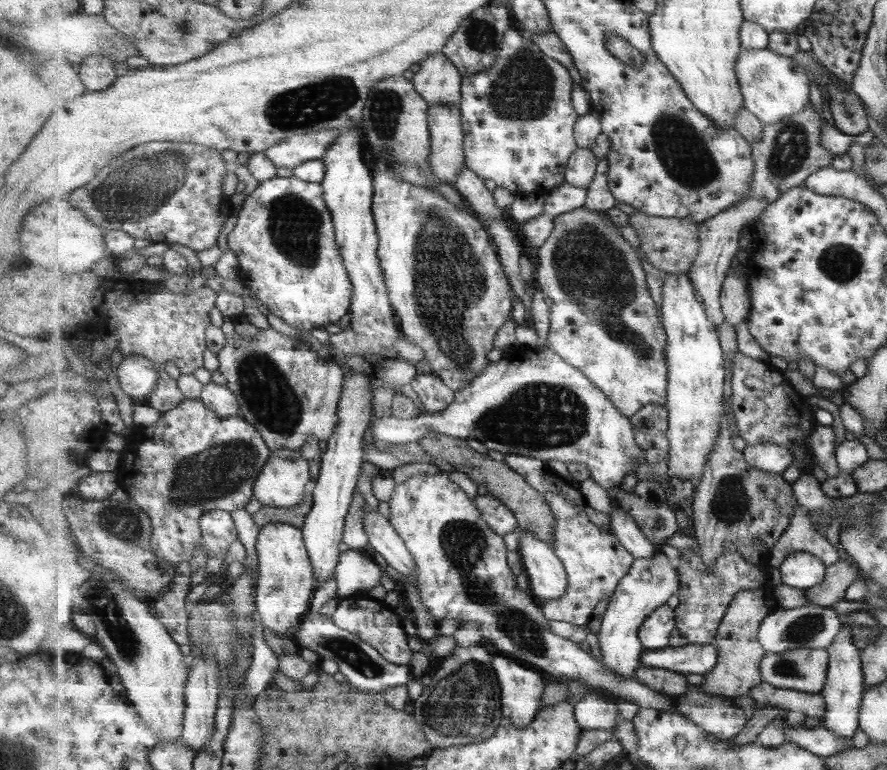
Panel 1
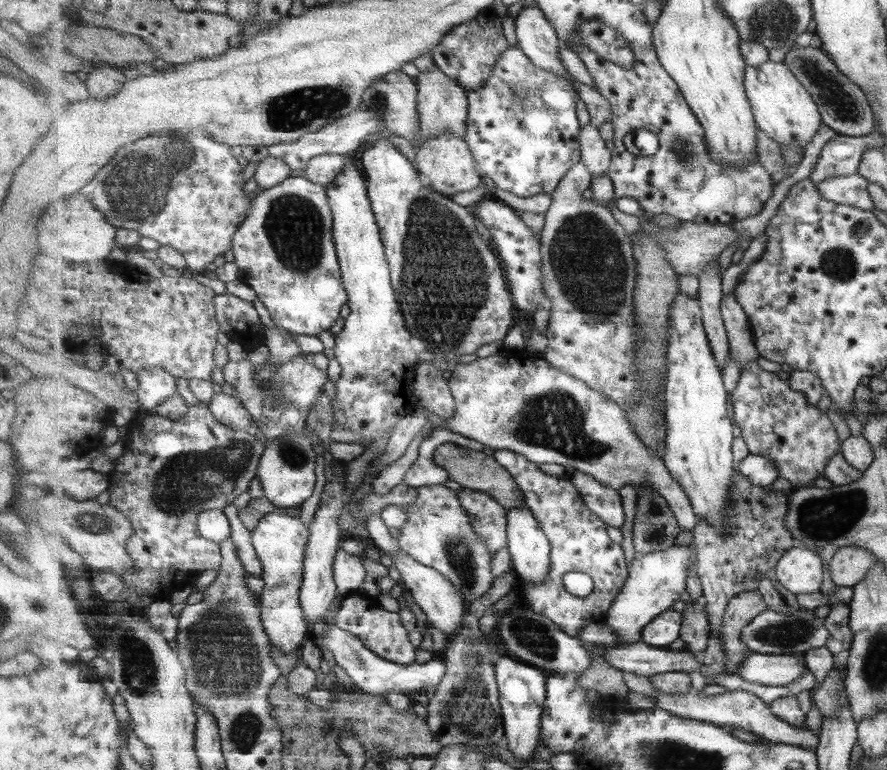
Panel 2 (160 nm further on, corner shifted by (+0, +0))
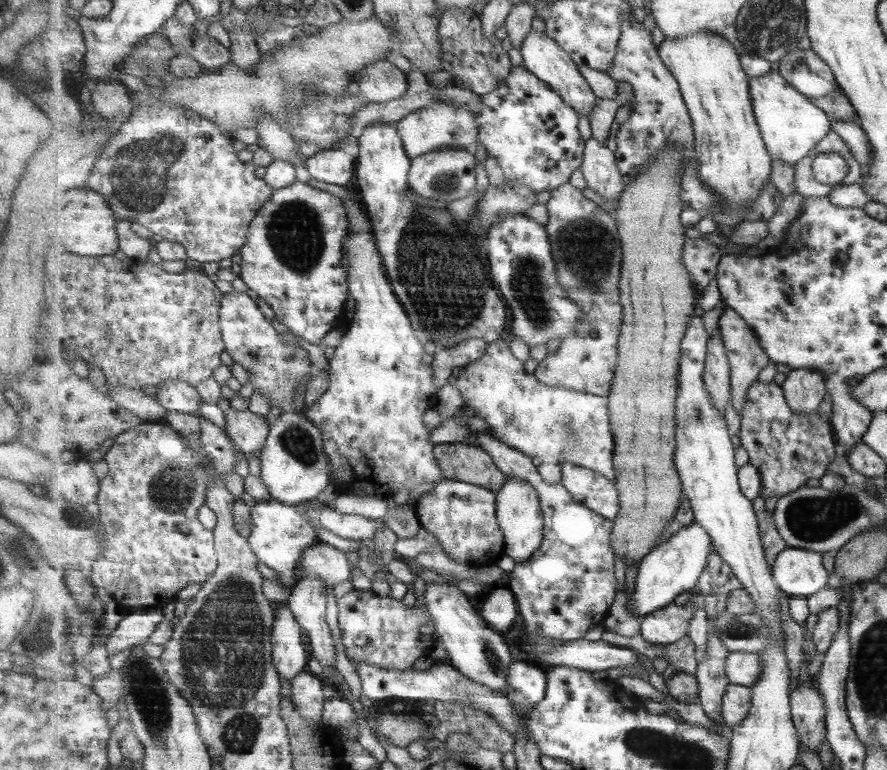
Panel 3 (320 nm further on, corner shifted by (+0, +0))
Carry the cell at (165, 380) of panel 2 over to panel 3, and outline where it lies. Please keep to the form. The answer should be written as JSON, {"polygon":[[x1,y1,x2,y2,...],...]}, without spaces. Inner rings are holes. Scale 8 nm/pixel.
{"polygon":[[172,378,157,386,157,400,170,411,196,414,201,408,202,396,196,386,185,380]]}

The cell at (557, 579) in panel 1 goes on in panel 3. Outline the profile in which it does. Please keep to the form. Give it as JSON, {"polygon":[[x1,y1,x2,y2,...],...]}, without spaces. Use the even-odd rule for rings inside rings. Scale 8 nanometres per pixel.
{"polygon":[[507,476,503,488,496,493,496,510,506,540,505,553,511,555,516,563,529,562,544,539,544,512,540,492,525,479]]}

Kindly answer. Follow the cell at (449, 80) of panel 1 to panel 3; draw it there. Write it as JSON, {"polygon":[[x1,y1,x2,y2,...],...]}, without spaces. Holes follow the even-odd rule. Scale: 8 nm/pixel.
{"polygon":[[439,101,435,102,435,105,427,105,403,118,396,126,411,161,423,154,443,151,443,149,468,151,473,155,477,152,476,143,480,132,474,114,465,108,453,105,451,101]]}

